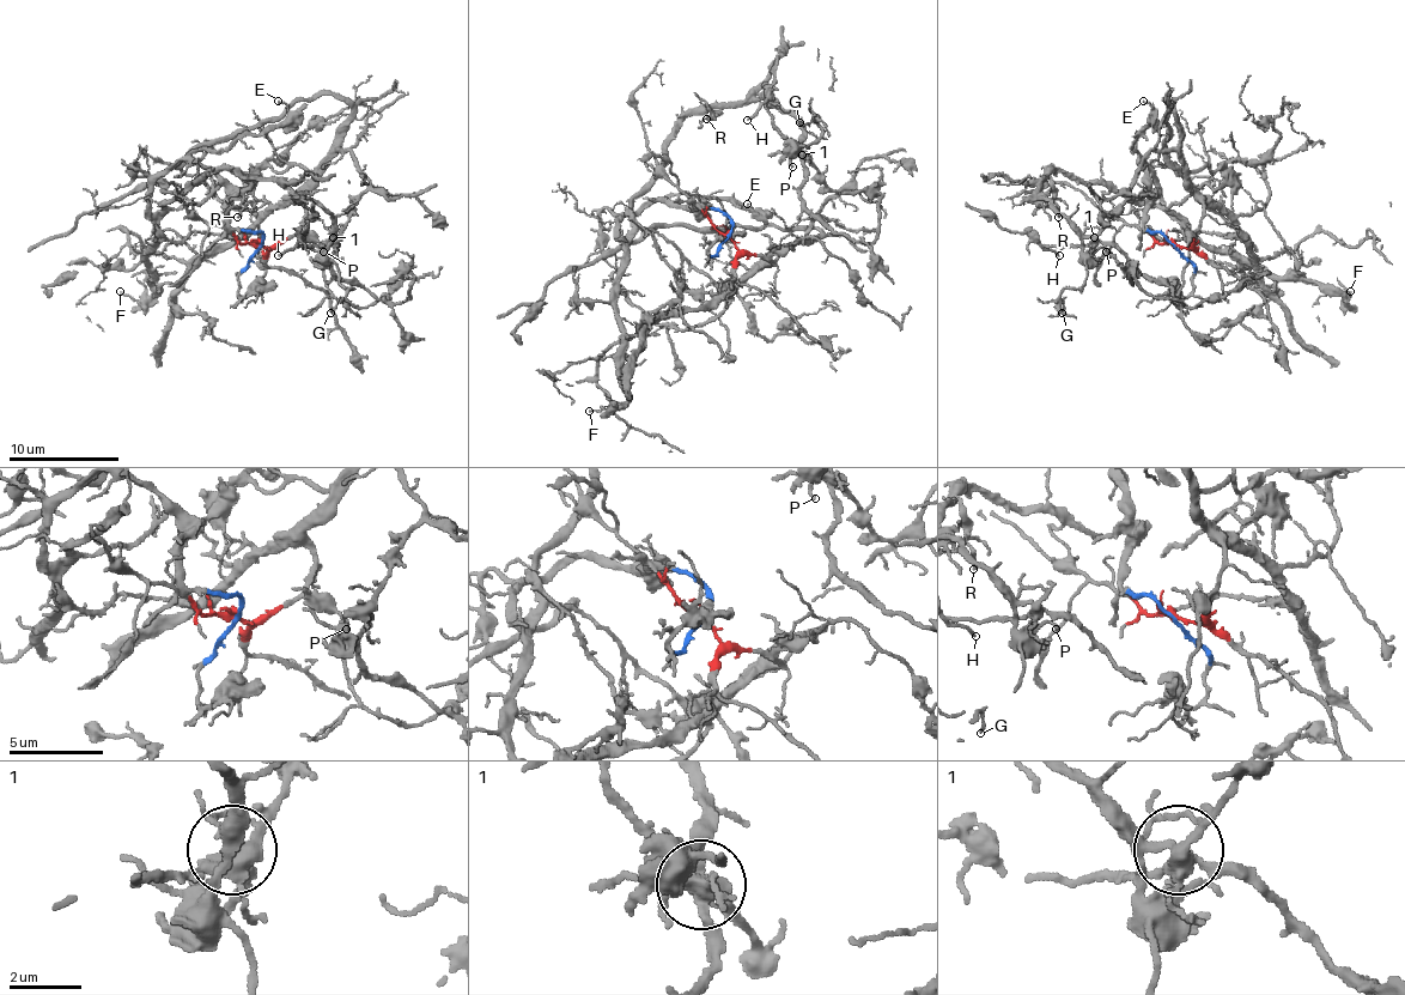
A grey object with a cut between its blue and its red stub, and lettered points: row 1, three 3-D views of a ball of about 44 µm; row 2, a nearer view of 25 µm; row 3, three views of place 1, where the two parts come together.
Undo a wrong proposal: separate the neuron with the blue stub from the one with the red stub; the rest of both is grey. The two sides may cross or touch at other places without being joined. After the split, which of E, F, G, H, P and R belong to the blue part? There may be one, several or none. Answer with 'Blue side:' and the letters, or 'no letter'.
Blue side: E, F, G, P, R

